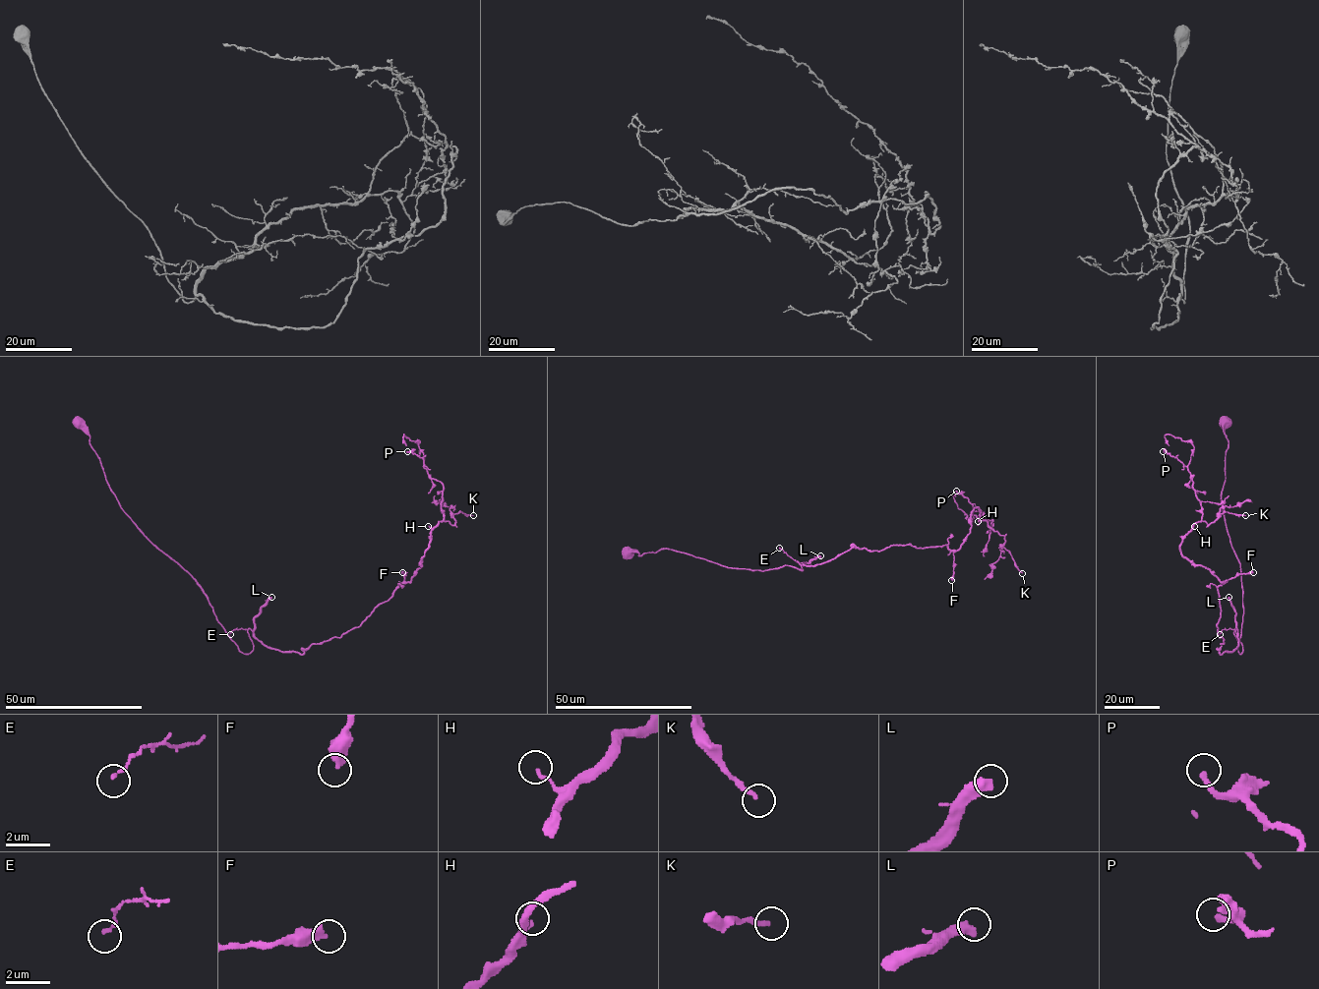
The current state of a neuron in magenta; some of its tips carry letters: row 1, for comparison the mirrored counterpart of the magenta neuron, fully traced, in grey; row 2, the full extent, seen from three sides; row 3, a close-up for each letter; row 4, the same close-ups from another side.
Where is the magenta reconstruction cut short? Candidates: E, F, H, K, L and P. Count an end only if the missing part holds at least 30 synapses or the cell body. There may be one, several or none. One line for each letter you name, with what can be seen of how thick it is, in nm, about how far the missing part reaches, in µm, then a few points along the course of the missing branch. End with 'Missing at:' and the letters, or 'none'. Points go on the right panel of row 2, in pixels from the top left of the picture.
L: calibre 460 nm; missing 140 µm; course (1229, 597), (1229, 566), (1237, 551), (1264, 528), (1263, 521), (1245, 513), (1203, 445), (1199, 473)
P: calibre 240 nm; missing 50 µm; course (1163, 451), (1150, 440), (1139, 440), (1131, 445), (1119, 441), (1107, 444)
Missing at: L, P

